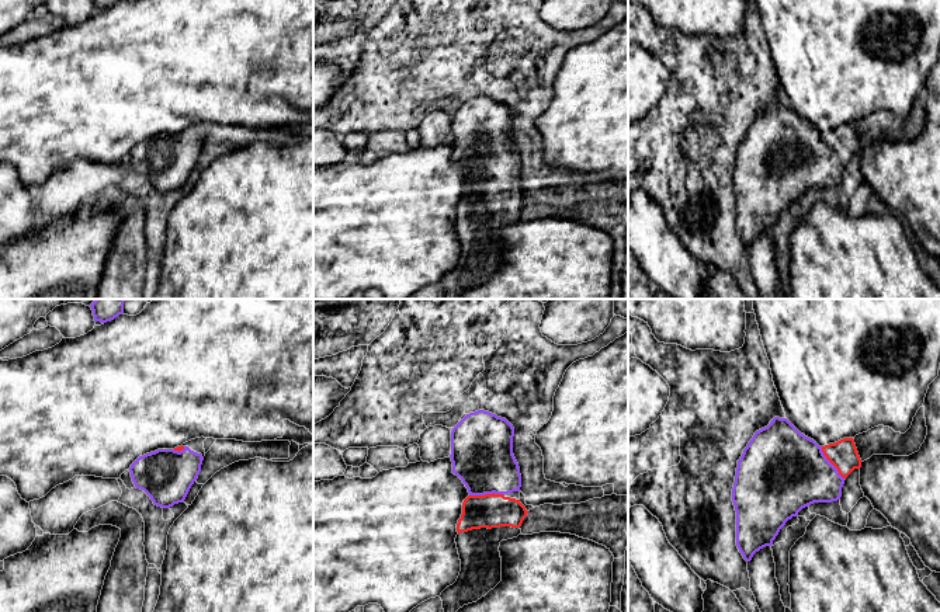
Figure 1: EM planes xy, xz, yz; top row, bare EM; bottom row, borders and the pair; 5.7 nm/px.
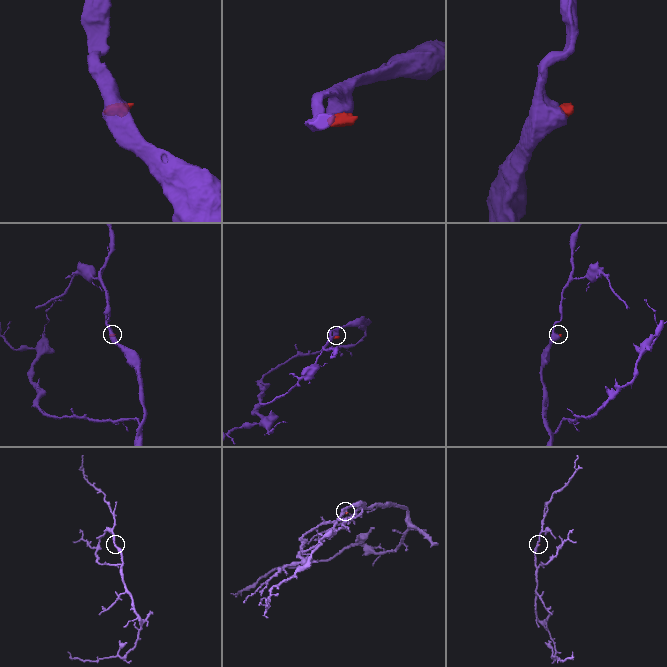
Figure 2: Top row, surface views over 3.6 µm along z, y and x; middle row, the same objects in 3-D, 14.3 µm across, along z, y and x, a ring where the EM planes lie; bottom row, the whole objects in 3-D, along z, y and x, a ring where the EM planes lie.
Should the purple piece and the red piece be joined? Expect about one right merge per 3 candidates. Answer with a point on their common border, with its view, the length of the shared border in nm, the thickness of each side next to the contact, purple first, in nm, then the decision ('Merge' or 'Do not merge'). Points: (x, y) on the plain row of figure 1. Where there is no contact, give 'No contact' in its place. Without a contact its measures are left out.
Touches purple at xz (486, 178). Shared border 200 nm. Thickness 360 nm (purple) against 190 nm. Merge

